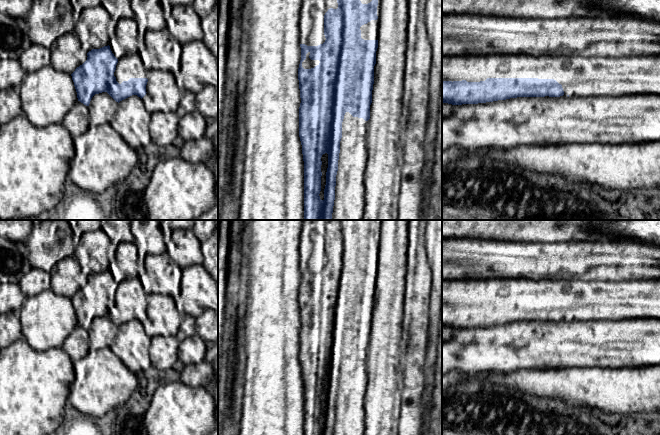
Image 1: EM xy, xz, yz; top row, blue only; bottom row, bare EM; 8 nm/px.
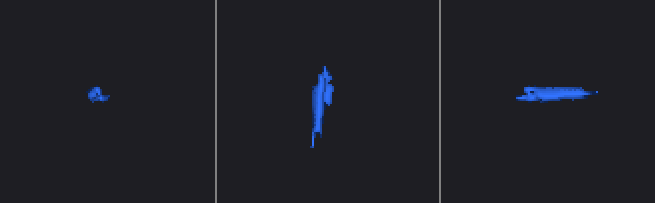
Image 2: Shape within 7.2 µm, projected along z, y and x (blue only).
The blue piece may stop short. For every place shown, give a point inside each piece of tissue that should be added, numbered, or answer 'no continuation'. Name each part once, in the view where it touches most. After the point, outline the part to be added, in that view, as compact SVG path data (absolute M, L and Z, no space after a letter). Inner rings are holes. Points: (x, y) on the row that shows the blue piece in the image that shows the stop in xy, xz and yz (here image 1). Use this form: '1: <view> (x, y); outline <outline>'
1: xz (311, 24); outline M302 0L299 20L300 44L318 46L325 42L324 15L330 8L338 8L337 0Z

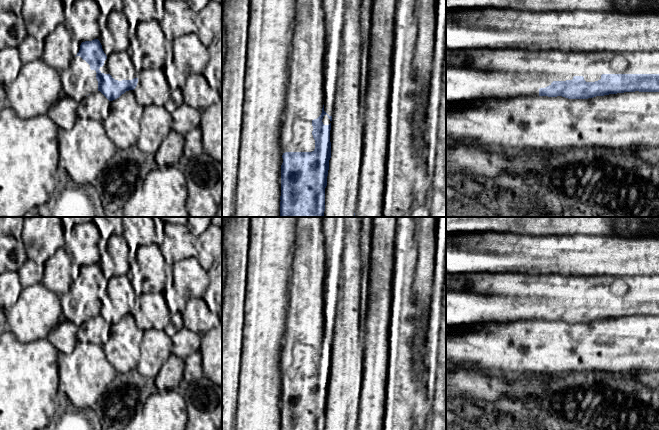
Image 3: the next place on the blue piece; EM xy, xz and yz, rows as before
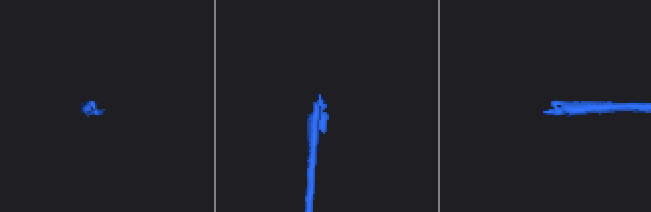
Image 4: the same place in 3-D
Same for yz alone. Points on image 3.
no continuation

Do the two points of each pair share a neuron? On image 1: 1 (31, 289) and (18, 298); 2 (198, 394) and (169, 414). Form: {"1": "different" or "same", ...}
{"1": "different", "2": "same"}

